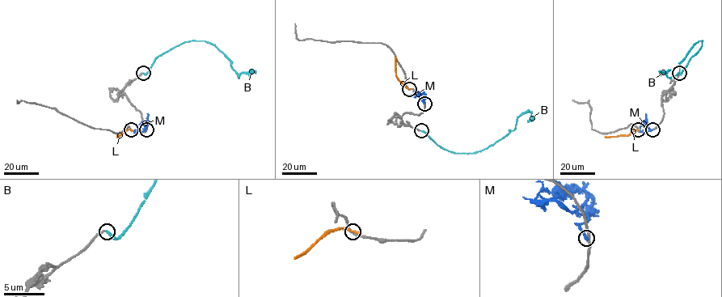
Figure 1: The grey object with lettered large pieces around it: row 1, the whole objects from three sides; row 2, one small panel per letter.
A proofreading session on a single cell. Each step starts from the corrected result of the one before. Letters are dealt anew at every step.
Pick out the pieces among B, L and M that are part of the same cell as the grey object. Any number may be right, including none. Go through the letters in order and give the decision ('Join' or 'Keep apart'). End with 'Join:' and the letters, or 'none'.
B: Join
L: Keep apart
M: Keep apart
Join: B

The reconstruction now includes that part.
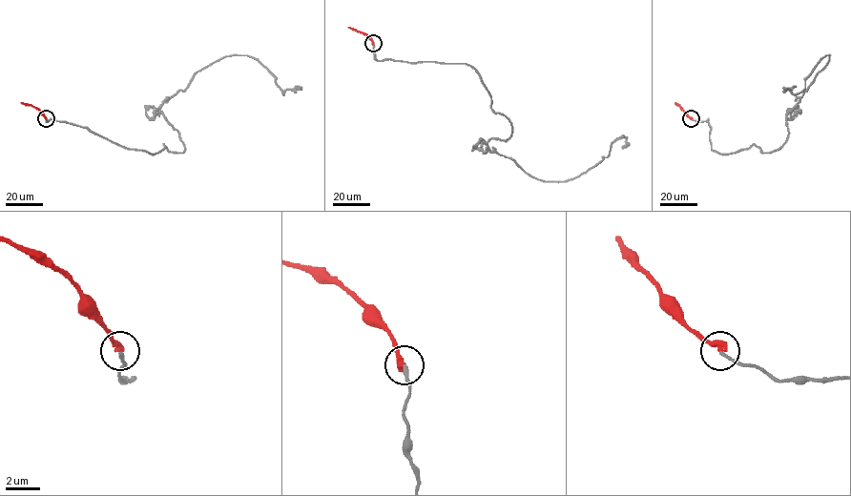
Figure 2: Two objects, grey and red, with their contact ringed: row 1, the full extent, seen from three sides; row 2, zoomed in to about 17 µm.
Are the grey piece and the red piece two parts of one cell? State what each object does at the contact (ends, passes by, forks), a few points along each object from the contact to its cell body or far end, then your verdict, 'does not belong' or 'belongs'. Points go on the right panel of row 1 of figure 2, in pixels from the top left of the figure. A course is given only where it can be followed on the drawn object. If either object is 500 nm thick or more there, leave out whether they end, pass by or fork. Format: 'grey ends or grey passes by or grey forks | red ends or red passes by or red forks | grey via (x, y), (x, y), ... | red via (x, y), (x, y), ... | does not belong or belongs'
grey ends | red ends | grey via (691, 118), (708, 119), (711, 149), (770, 153), (829, 54), (802, 91), (785, 89), (796, 86) | red via (691, 118), (674, 102) | does not belong

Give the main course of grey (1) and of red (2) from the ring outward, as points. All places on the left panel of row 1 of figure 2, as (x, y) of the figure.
1: (46, 118), (127, 148), (183, 153), (159, 109), (197, 72), (248, 55), (283, 94), (295, 86)
2: (46, 118), (39, 110), (20, 102)

